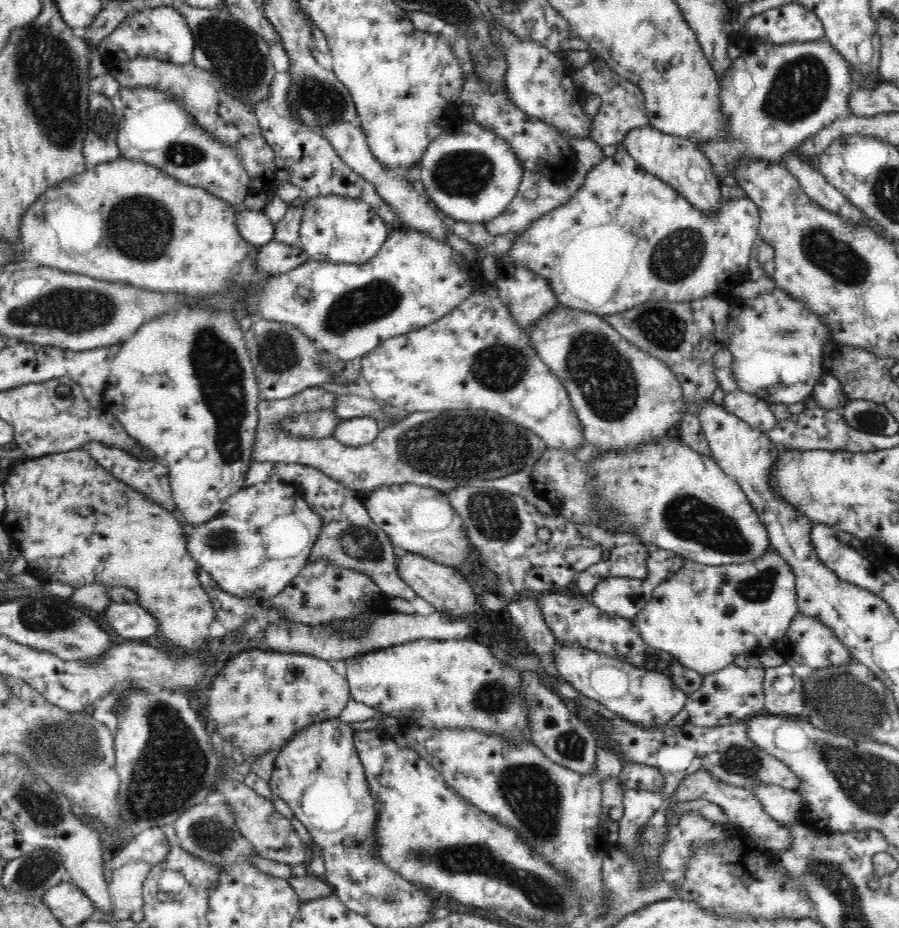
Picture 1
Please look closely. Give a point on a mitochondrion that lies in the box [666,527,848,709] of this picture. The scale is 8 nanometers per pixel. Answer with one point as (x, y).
(758, 589)

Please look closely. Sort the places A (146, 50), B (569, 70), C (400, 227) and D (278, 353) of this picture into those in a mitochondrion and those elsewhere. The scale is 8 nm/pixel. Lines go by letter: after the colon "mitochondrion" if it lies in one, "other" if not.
A: other
B: other
C: other
D: mitochondrion

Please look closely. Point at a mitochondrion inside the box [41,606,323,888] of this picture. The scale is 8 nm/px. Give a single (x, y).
(170, 773)

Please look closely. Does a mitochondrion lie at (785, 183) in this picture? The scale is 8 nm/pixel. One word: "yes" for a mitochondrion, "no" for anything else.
no

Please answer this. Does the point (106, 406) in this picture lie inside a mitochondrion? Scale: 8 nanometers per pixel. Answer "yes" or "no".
no

